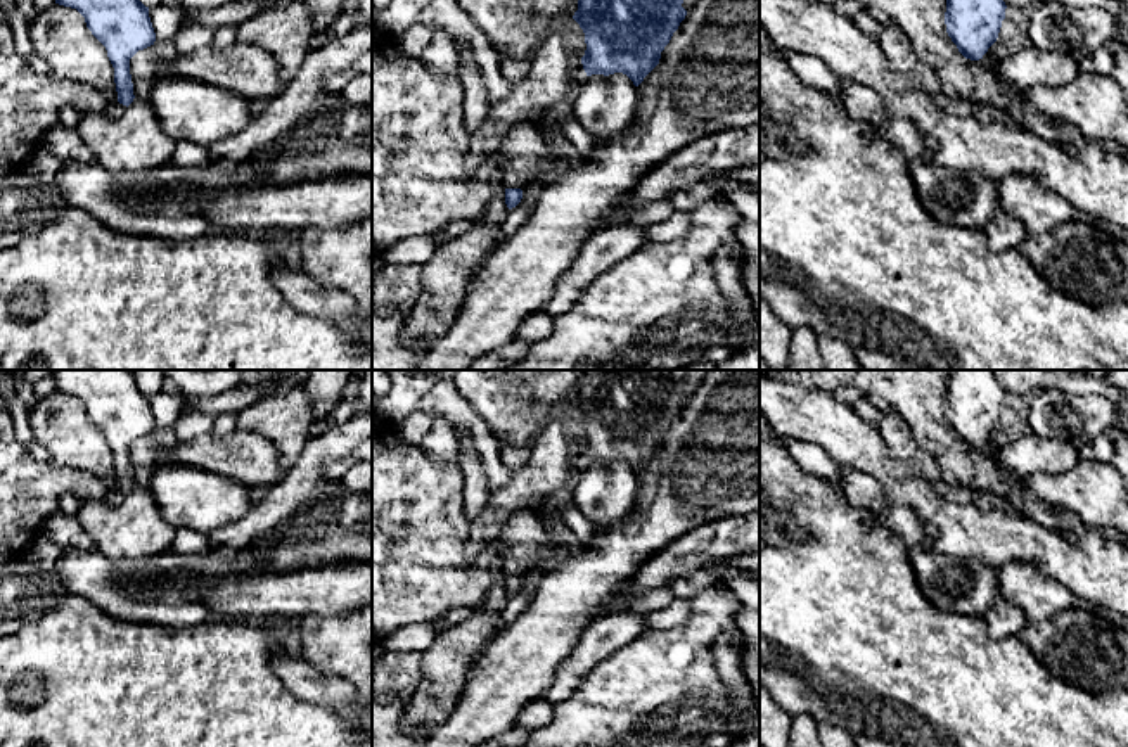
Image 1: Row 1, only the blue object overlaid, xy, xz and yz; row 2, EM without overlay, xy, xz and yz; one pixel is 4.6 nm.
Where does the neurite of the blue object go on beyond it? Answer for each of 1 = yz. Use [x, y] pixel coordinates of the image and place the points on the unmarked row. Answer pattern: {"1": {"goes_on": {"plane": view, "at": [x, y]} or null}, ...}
{"1": {"goes_on": null}}

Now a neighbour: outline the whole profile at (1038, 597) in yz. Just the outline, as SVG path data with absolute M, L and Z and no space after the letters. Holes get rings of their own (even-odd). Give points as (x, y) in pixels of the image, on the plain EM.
M1009 562L1000 569L1000 595L1022 610L1028 622L1041 622L1073 609L1076 597L1029 562Z

